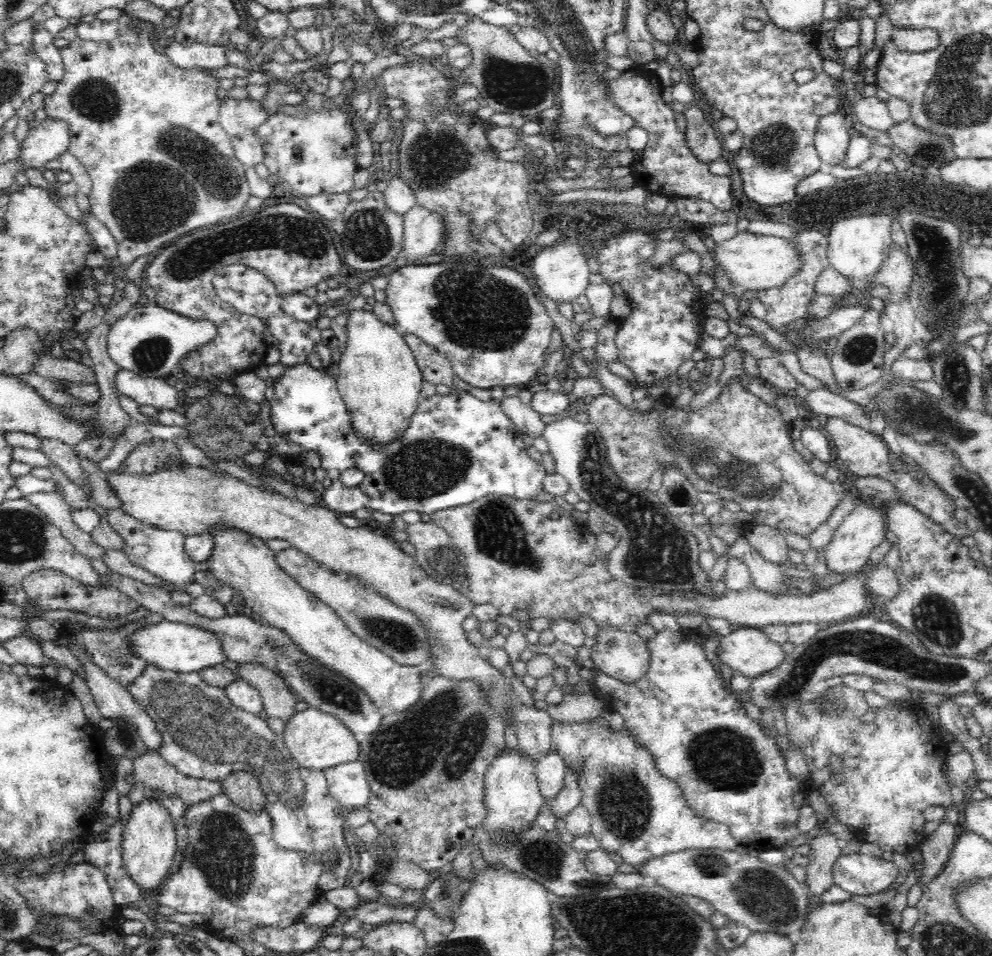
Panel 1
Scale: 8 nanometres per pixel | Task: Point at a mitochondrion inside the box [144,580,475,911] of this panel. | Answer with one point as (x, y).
(225, 853)

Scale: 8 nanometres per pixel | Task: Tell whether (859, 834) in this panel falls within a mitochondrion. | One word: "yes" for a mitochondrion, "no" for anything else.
no

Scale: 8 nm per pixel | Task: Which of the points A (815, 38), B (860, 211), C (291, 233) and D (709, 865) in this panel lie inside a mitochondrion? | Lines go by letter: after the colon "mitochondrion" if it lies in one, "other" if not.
A: other
B: other
C: mitochondrion
D: mitochondrion

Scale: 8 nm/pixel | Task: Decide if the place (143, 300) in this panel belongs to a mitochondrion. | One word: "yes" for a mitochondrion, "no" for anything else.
no

